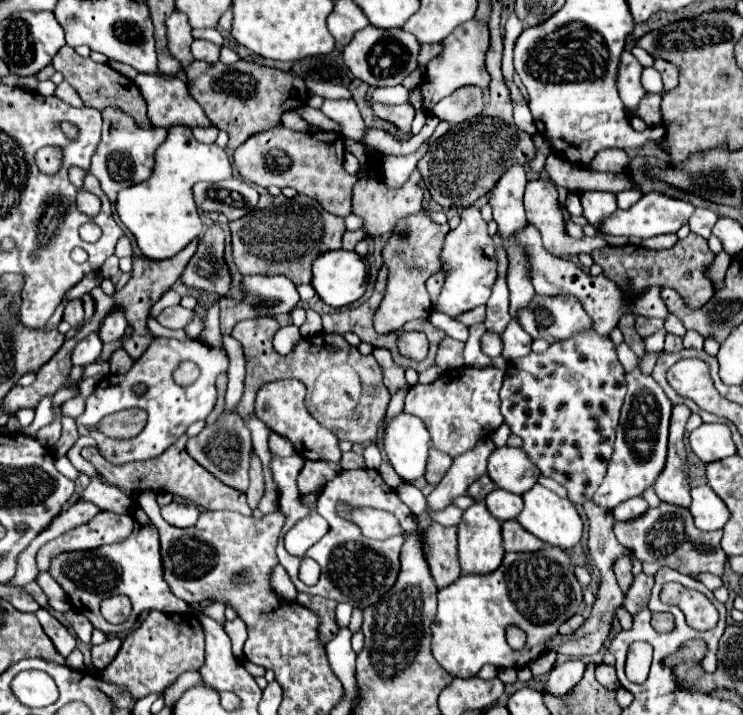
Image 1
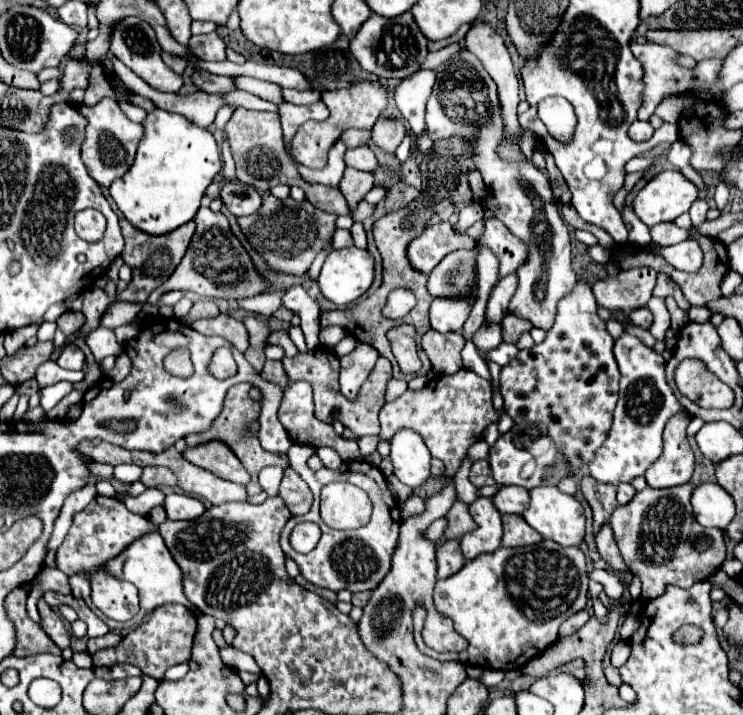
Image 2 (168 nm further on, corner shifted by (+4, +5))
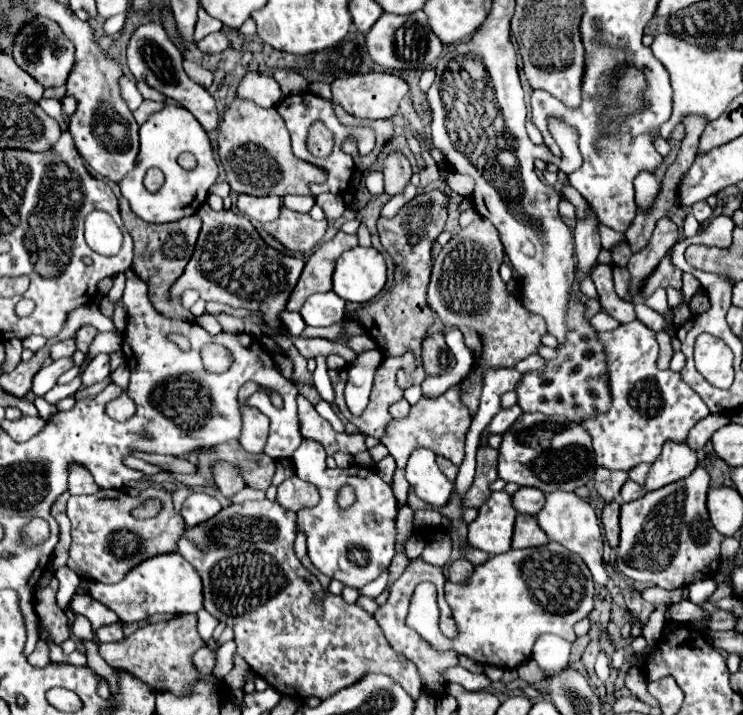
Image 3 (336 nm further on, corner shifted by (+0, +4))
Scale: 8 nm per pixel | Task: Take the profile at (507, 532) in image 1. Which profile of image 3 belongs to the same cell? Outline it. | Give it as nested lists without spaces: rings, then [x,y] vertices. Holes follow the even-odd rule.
[[[518,515],[516,517],[514,535],[512,535],[512,549],[540,547],[540,545],[546,545],[548,541],[550,541],[548,535],[538,527],[538,523],[532,515]]]

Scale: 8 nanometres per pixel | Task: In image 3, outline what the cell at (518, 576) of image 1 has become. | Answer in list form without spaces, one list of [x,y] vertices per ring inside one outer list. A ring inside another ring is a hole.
[[[552,541],[534,549],[510,549],[508,553],[490,557],[486,563],[476,565],[474,575],[470,575],[464,583],[446,581],[444,591],[458,625],[458,637],[444,639],[442,651],[456,651],[458,655],[466,655],[480,665],[494,665],[500,669],[516,669],[526,663],[532,655],[536,639],[544,633],[554,633],[574,641],[574,623],[584,619],[594,609],[594,581],[586,563],[560,543]]]

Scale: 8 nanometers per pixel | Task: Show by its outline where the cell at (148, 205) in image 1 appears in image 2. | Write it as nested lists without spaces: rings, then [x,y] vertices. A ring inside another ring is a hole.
[[[154,108],[142,122],[144,136],[132,168],[110,184],[110,196],[118,210],[140,230],[164,234],[190,222],[212,180],[220,174],[222,162],[214,136],[192,124],[188,118]]]

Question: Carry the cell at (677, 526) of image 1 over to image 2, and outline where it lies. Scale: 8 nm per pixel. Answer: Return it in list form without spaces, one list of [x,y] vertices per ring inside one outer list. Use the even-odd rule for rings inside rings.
[[[682,484],[672,488],[644,488],[636,496],[614,510],[610,526],[618,540],[618,548],[626,568],[640,578],[644,594],[642,600],[650,602],[666,592],[666,586],[692,586],[716,574],[726,558],[724,532],[716,528],[704,528],[696,522],[690,496],[694,484]]]

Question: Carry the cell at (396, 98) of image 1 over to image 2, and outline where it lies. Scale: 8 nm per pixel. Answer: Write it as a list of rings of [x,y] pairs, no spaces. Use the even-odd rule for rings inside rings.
[[[420,70],[410,78],[404,78],[394,90],[396,106],[402,112],[402,116],[410,122],[410,128],[416,136],[424,132],[424,106],[428,102],[434,82],[436,82],[434,70]]]

